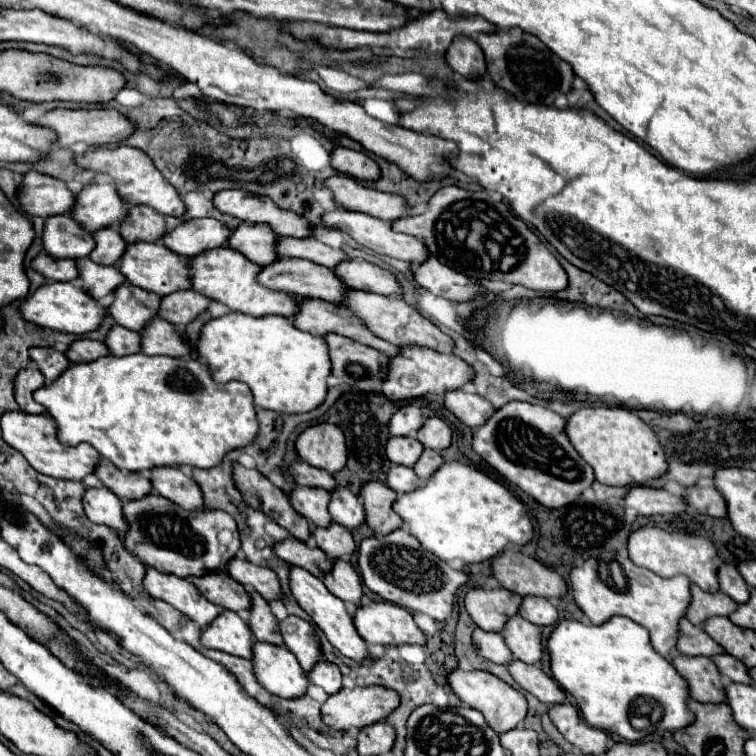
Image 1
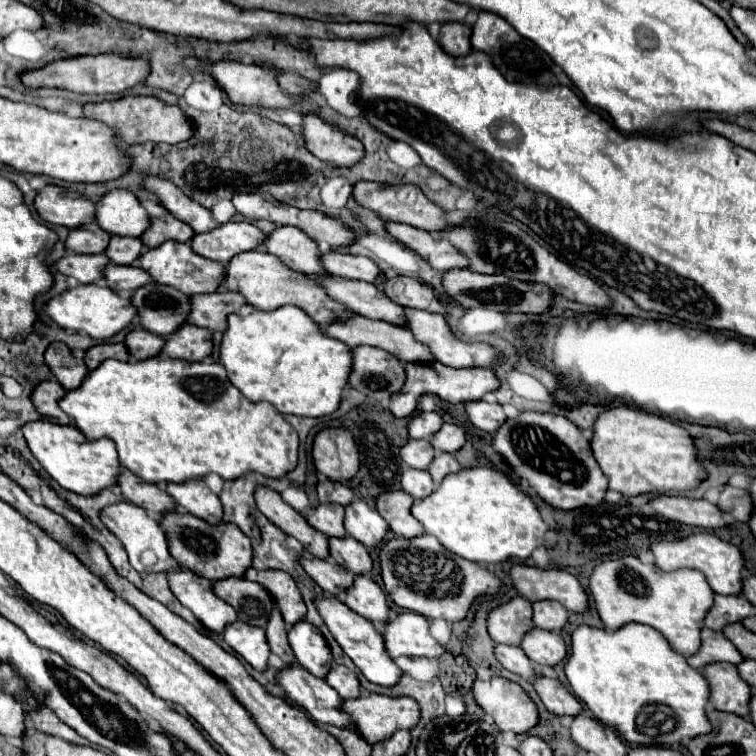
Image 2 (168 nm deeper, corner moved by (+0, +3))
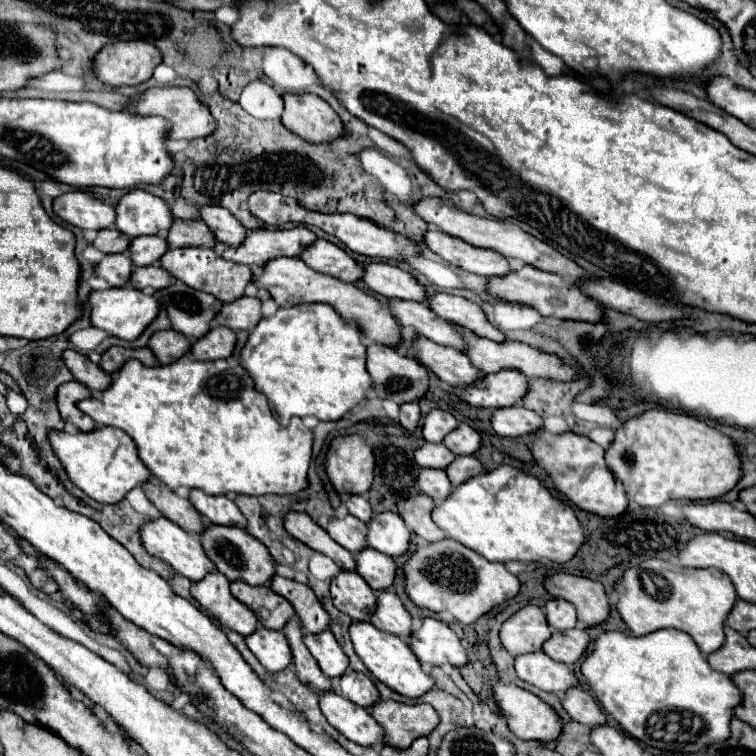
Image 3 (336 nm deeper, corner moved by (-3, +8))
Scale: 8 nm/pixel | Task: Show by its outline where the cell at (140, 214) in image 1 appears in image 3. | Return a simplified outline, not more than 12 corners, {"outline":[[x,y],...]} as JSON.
{"outline":[[174,219],[170,247],[214,247],[204,221]]}

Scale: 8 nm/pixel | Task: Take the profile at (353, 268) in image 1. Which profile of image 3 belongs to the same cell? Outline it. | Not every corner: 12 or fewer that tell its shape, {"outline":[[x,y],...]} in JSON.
{"outline":[[434,293],[428,307],[442,319],[496,343],[506,335],[464,297]]}

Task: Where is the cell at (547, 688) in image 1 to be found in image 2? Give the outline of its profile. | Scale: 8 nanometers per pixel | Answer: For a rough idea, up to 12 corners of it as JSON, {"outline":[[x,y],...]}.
{"outline":[[557,678],[531,684],[549,712],[577,716],[581,702]]}

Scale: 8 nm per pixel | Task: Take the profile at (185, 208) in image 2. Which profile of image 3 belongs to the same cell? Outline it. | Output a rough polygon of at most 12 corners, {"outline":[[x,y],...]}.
{"outline":[[202,207],[202,221],[228,247],[248,229],[224,207]]}

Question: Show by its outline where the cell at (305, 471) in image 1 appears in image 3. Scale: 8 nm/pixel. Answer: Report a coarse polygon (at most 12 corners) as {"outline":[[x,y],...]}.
{"outline":[[342,495],[350,515],[368,523],[372,509],[362,495]]}

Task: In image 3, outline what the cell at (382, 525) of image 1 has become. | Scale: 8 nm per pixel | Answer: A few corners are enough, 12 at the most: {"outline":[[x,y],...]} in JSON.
{"outline":[[426,495],[400,503],[404,523],[424,541],[446,539]]}

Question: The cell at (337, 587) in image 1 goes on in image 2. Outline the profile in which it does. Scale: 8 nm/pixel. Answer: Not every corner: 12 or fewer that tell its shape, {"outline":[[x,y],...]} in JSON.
{"outline":[[355,576],[341,600],[371,622],[389,618],[385,592]]}

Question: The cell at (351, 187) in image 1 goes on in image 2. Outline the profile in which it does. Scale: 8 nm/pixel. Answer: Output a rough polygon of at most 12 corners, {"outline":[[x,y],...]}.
{"outline":[[357,182],[353,198],[383,220],[447,228],[419,186]]}

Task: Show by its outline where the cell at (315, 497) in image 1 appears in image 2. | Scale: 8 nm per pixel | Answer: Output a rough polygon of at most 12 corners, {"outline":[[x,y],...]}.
{"outline":[[319,504],[305,520],[325,536],[345,536],[341,504]]}

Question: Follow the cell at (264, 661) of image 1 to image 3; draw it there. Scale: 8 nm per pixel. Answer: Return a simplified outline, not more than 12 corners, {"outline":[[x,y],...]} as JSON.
{"outline":[[320,693],[328,723],[362,747],[384,745],[384,729],[364,707]]}

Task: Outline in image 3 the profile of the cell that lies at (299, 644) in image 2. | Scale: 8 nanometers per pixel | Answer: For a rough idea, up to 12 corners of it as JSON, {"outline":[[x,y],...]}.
{"outline":[[332,631],[304,637],[326,677],[342,677],[348,657]]}

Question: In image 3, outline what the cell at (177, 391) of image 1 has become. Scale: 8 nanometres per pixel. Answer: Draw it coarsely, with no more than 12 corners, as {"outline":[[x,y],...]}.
{"outline":[[130,359],[78,409],[172,491],[292,495],[312,429],[242,365]]}

